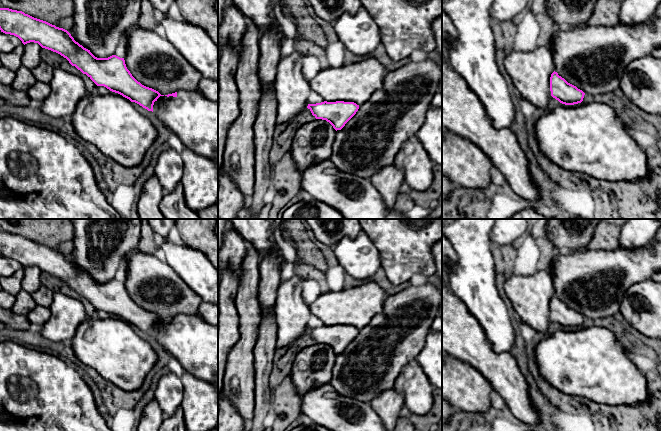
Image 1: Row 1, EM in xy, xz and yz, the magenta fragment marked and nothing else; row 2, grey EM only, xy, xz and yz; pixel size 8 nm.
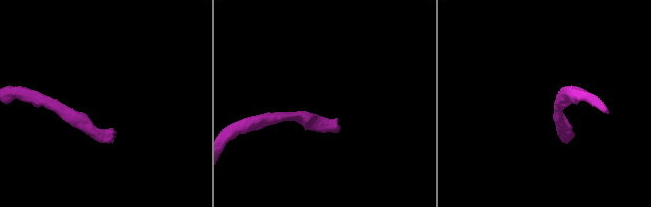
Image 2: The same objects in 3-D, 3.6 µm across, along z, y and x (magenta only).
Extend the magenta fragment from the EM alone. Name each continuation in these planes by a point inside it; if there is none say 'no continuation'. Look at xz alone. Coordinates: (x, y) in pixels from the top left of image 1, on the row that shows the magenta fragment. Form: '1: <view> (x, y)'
1: xz (356, 82)

